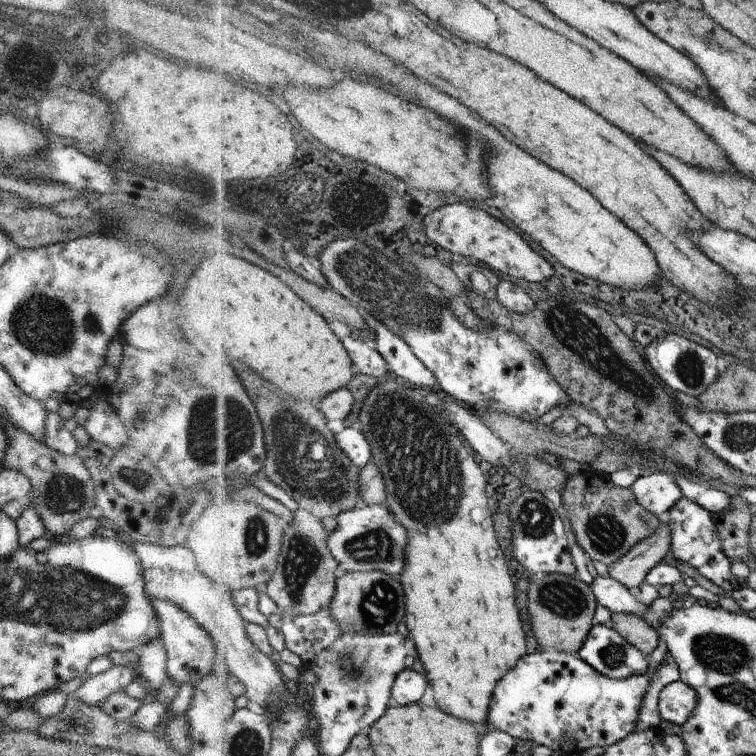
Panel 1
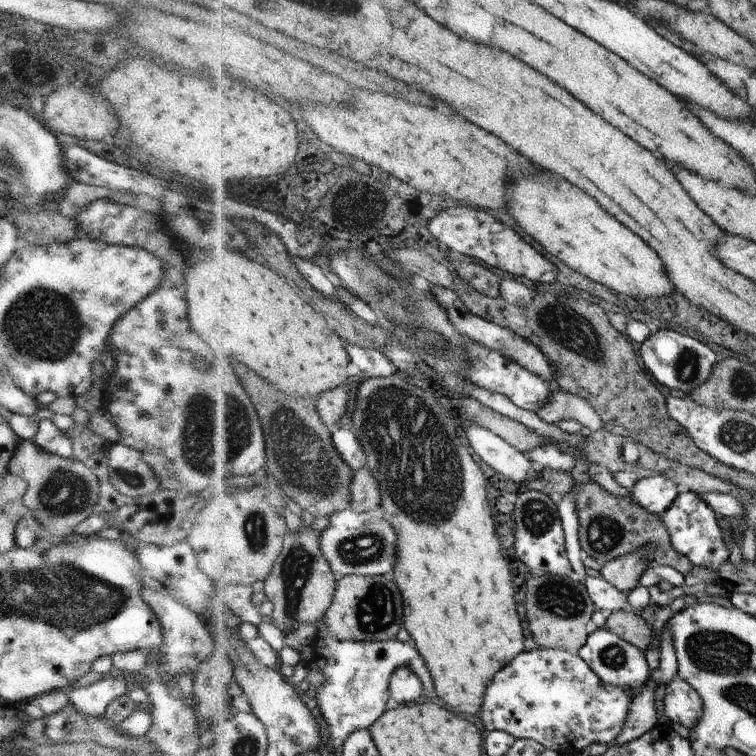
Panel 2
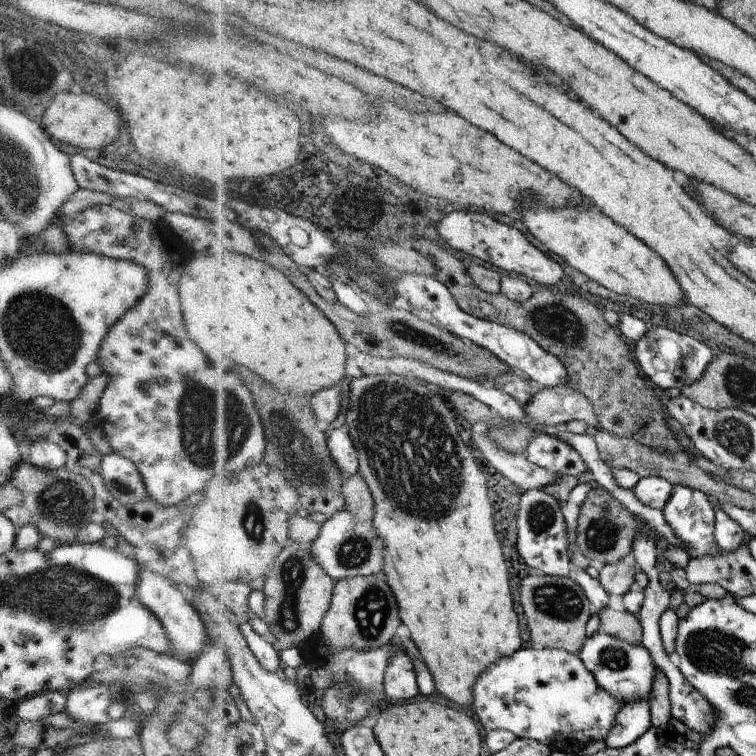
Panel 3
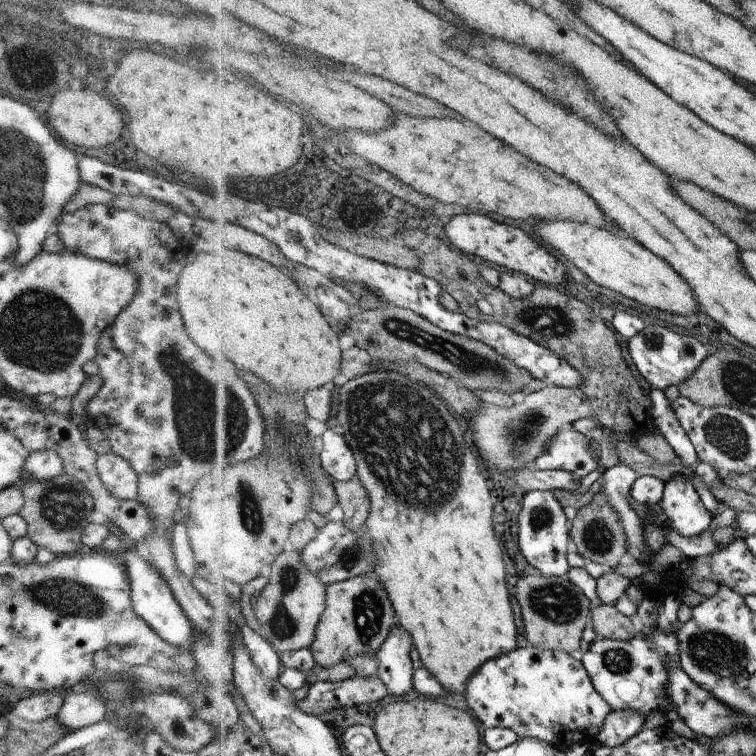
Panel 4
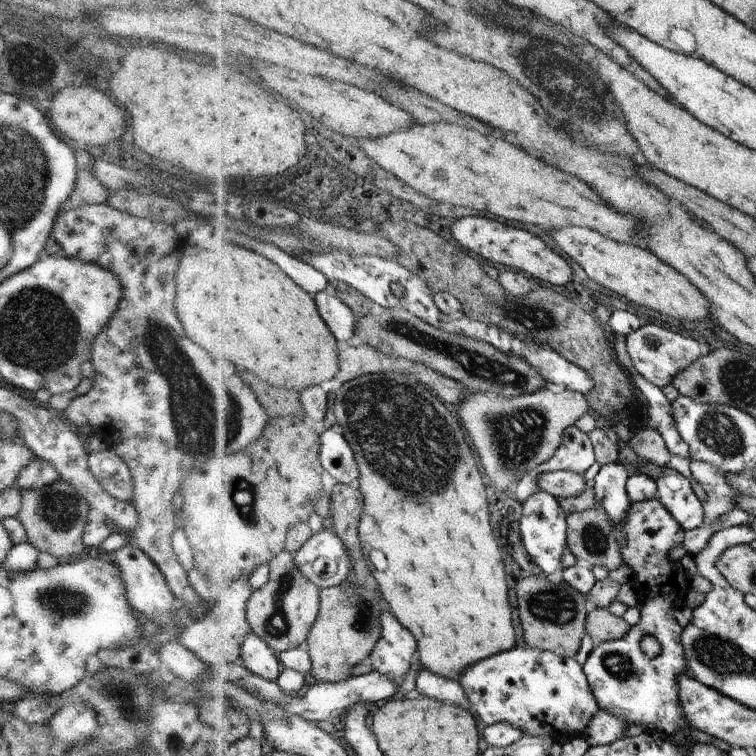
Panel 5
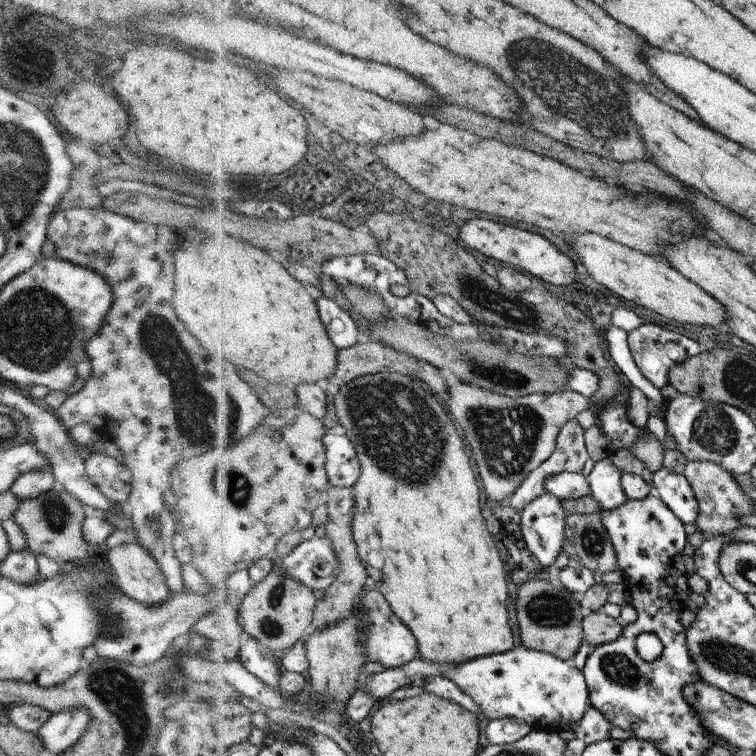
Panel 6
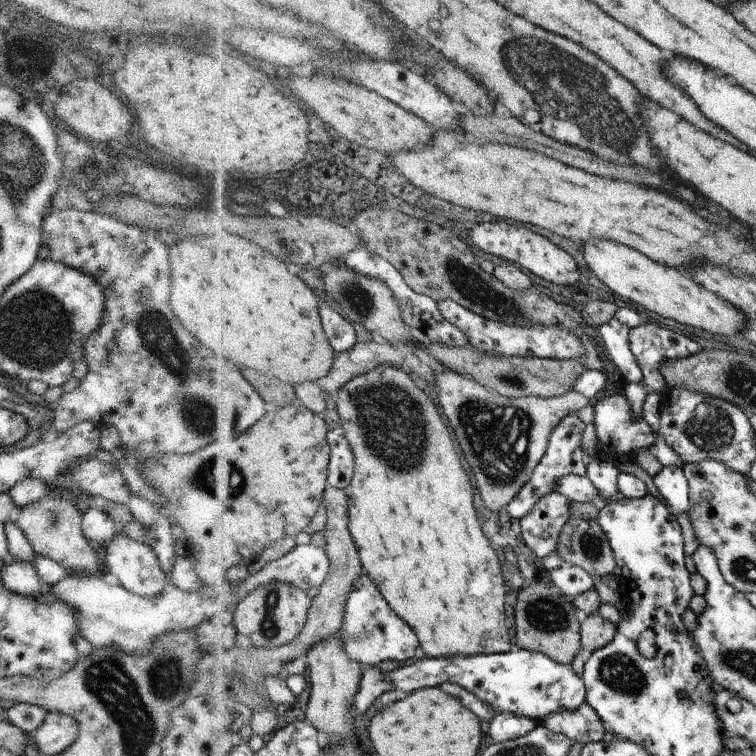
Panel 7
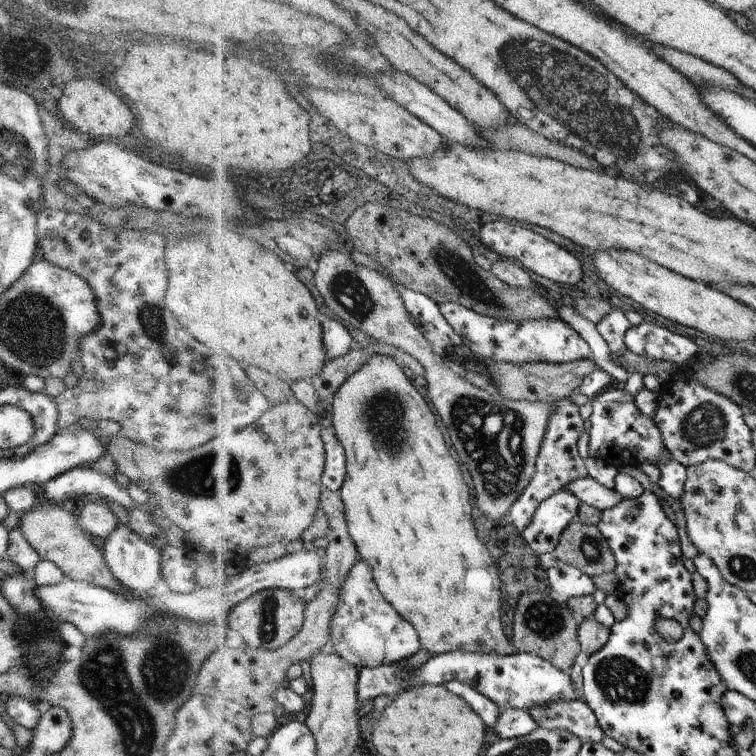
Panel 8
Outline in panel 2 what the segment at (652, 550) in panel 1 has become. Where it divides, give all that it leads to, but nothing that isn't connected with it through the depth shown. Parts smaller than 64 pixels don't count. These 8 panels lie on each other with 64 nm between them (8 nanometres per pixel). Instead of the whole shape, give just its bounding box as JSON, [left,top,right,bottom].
[600,548,648,594]

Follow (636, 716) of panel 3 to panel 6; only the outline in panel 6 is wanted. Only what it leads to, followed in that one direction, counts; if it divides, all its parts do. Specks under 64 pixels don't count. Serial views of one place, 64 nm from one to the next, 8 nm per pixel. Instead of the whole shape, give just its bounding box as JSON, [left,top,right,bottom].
[557,705,613,745]

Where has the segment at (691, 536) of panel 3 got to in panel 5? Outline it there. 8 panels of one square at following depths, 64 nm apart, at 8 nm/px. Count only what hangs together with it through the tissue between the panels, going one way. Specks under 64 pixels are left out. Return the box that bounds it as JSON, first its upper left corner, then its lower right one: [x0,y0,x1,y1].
[654,467,704,531]

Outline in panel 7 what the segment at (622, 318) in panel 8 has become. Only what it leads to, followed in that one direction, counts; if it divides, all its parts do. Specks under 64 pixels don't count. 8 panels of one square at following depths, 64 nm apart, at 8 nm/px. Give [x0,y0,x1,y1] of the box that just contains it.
[596,316,645,386]

